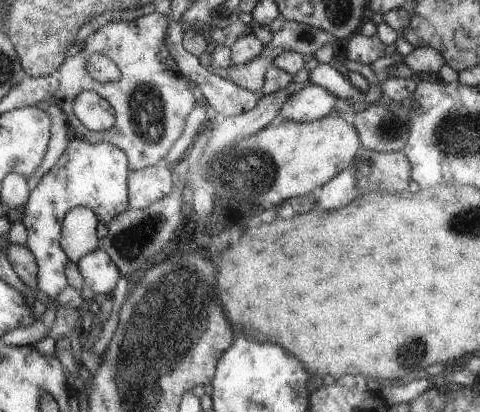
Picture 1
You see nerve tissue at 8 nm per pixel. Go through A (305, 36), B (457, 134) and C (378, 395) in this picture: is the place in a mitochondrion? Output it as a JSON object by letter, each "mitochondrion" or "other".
{"A":"mitochondrion","B":"mitochondrion","C":"other"}

